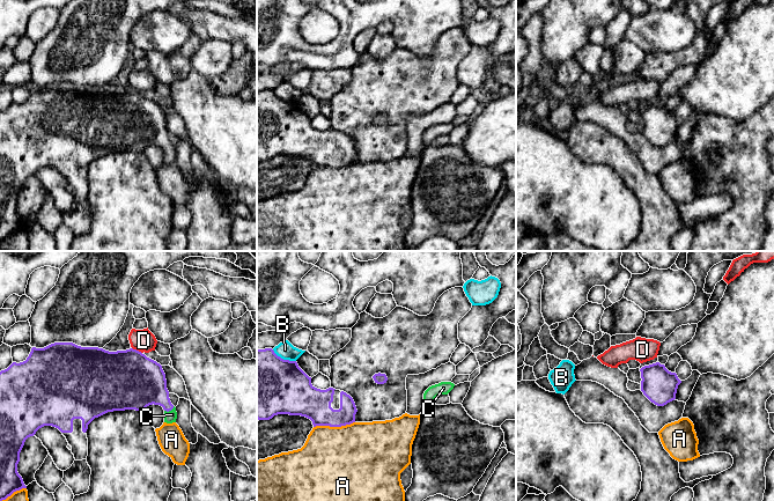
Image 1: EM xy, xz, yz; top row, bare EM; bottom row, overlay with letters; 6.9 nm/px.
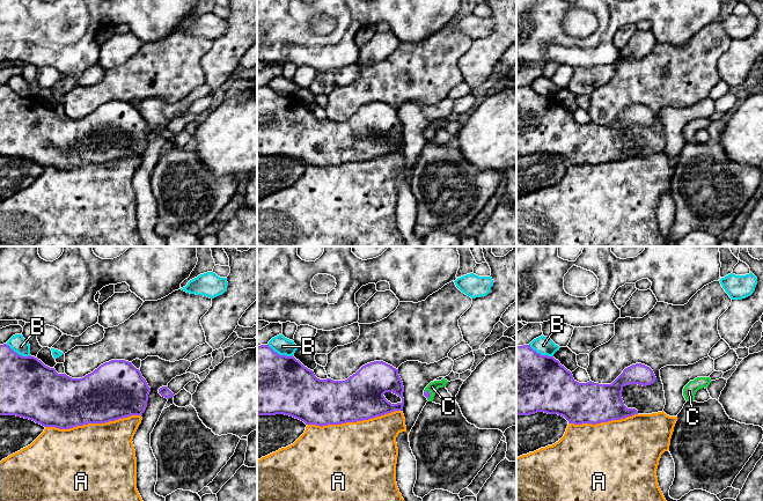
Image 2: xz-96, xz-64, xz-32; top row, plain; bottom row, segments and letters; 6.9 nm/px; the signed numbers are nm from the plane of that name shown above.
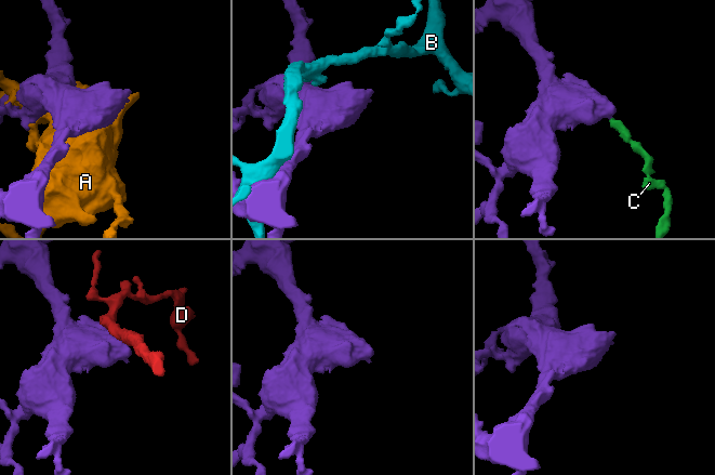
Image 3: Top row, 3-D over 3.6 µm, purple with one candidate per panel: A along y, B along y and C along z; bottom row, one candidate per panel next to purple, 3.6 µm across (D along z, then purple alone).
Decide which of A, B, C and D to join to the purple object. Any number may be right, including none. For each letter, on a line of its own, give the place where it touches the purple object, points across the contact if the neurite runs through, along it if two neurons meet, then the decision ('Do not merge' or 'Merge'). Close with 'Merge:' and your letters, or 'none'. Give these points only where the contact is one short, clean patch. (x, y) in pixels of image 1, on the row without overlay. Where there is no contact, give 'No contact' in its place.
A: Touches purple at xz (333, 167). Do not merge
B: Touches purple at xz (282, 100). Do not merge
C: Touches purple at xy (169, 150). Path across: xy (144, 125), (169, 150), (170, 157). Merge
D: Touches purple at xy (135, 90). Do not merge
Merge: C

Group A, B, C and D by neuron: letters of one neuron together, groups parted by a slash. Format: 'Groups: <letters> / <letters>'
Groups: A / B / C / D

